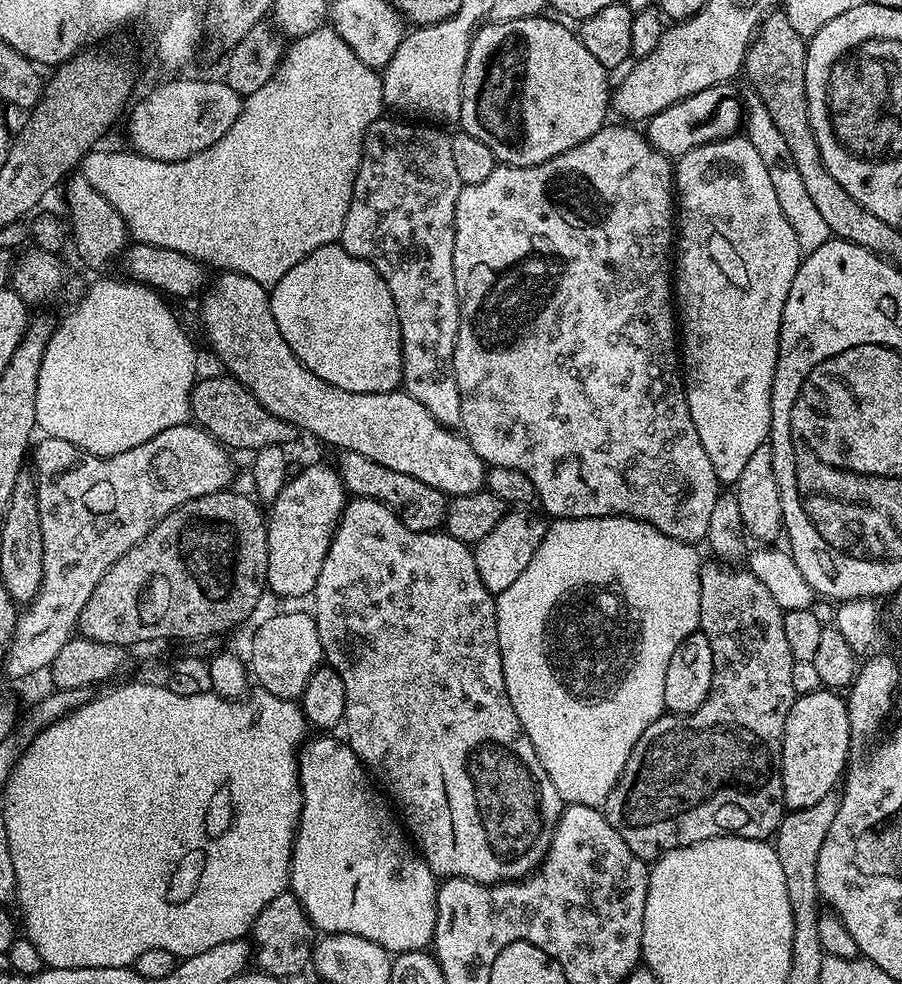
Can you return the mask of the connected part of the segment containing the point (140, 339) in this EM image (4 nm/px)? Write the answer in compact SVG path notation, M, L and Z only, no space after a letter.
M96 280L84 292L84 297L76 304L76 309L55 325L50 342L46 346L46 354L42 358L42 370L38 370L38 398L36 399L36 427L45 437L53 436L62 442L70 442L73 449L90 456L113 456L122 454L134 446L142 446L142 442L150 442L154 434L162 434L162 430L170 430L170 426L189 423L192 415L192 387L196 385L196 348L188 337L180 320L168 309L169 301L163 295L145 284L137 284L124 280Z

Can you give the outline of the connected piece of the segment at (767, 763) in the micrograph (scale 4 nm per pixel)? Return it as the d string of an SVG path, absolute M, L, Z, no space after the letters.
M708 558L700 565L700 627L699 631L706 634L710 642L710 650L714 654L714 678L710 686L710 694L706 702L698 710L694 710L689 716L673 716L665 714L655 720L638 738L634 750L630 750L630 758L626 758L626 766L614 786L610 790L608 801L602 805L602 811L622 834L626 846L638 854L645 862L655 862L670 850L678 850L682 846L694 846L698 842L713 840L719 836L741 836L747 840L767 841L775 837L780 824L786 815L786 805L784 802L784 791L782 790L782 750L784 749L784 731L786 730L786 718L796 701L796 691L790 670L792 669L792 655L790 645L786 643L786 633L782 626L785 611L774 602L773 595L766 590L764 582L760 582L752 572L744 566L729 566L715 558Z

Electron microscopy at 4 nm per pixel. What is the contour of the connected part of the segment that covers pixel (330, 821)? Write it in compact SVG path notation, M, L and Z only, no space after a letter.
M320 734L317 736L320 737L317 740L309 739L298 753L302 810L300 811L300 821L296 827L296 841L292 847L292 861L288 867L290 891L296 895L298 902L302 902L306 914L312 919L313 929L320 931L321 928L321 933L349 932L355 936L361 936L367 940L378 942L378 946L385 948L389 954L418 952L427 949L432 943L432 935L434 934L434 926L436 925L436 890L438 887L438 878L432 873L430 866L414 847L413 841L406 835L401 821L399 819L396 821L392 817L393 809L391 807L388 809L384 805L385 797L383 795L380 797L372 789L373 781L370 779L364 765L360 763L360 759L354 754L351 746L343 739L335 740L332 737L335 735L332 734Z

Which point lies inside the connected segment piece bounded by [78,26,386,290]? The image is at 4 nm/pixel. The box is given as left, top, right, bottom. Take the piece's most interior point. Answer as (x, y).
(276, 187)

